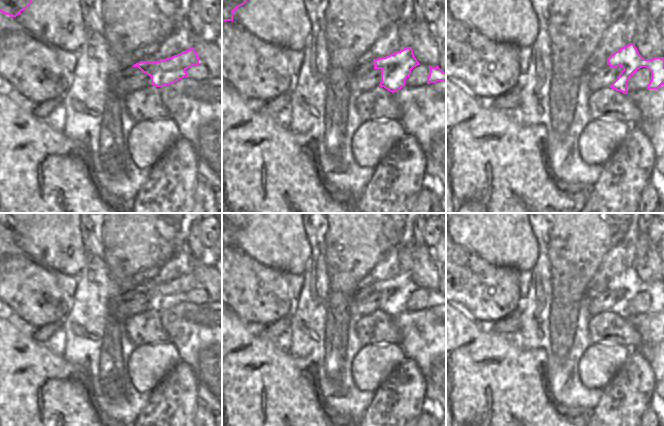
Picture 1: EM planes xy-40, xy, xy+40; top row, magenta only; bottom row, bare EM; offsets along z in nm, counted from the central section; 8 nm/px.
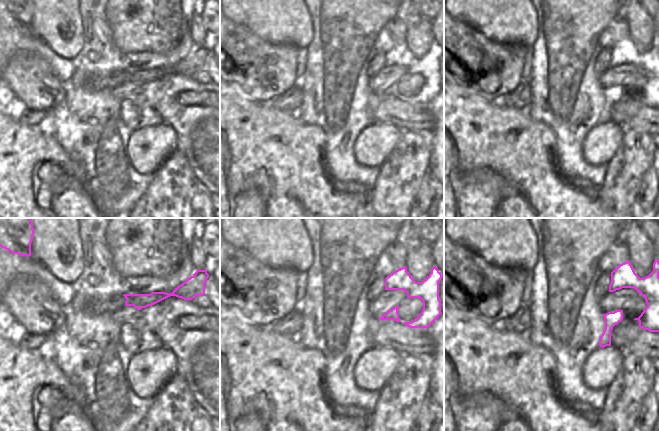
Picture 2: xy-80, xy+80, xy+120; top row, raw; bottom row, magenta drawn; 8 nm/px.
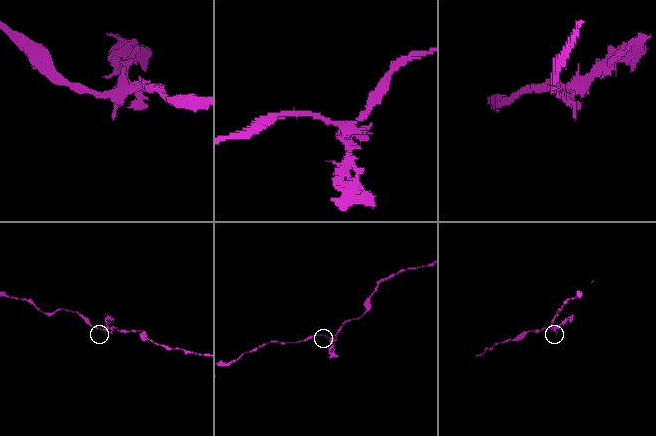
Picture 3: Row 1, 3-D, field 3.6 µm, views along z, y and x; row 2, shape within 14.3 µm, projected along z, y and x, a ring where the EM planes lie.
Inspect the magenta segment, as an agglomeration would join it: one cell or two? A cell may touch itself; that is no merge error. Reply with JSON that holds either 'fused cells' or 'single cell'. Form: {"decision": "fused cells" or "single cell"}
{"decision": "fused cells"}

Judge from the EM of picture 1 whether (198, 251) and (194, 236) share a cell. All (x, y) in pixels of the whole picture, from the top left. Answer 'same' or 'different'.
same

